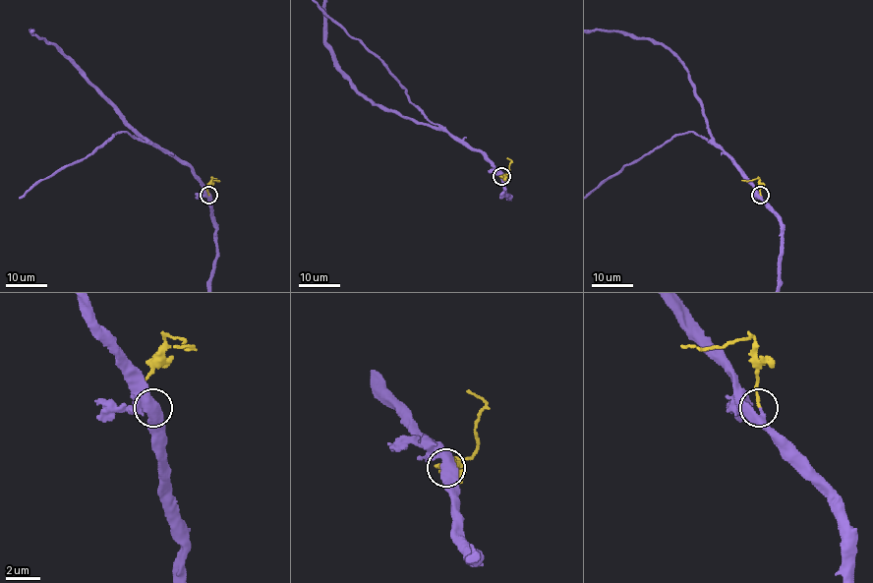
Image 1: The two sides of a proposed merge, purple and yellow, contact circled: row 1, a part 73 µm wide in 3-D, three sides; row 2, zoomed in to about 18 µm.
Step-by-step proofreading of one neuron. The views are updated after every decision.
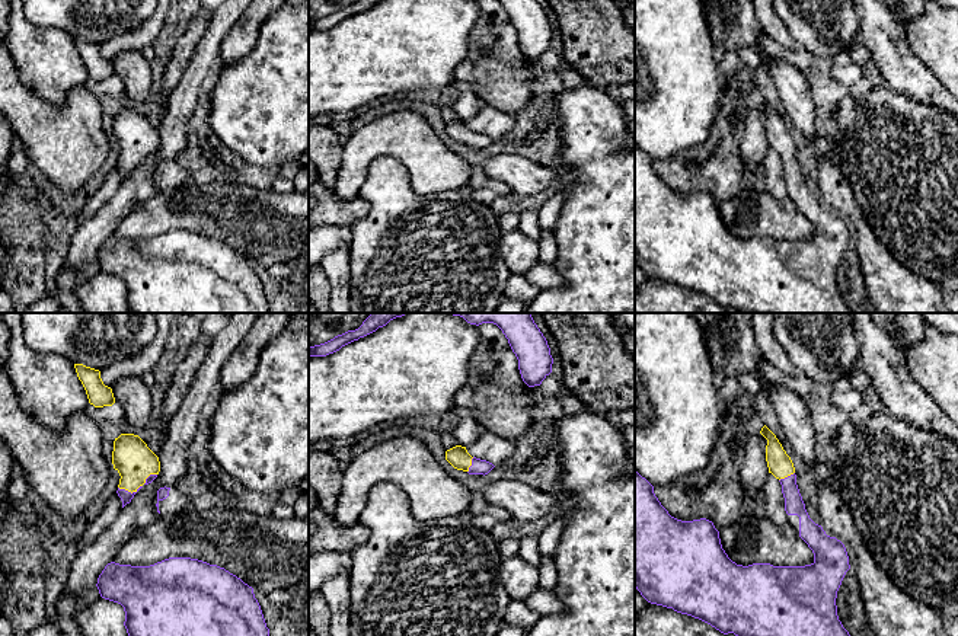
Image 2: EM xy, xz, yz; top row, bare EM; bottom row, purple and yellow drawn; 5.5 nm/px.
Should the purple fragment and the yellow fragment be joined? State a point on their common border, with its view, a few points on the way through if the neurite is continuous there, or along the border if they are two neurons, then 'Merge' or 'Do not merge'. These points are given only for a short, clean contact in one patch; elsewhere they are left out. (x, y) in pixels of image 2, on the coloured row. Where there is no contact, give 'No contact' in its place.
Touches purple at xy (139, 488). Path across: xy (125, 497), (139, 488), (131, 457). Merge

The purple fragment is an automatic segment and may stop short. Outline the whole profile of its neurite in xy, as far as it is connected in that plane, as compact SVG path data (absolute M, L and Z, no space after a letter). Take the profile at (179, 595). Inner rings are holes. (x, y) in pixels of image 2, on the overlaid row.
M169 557L150 566L111 562L96 587L102 598L124 607L128 636L269 636L253 588L198 559Z

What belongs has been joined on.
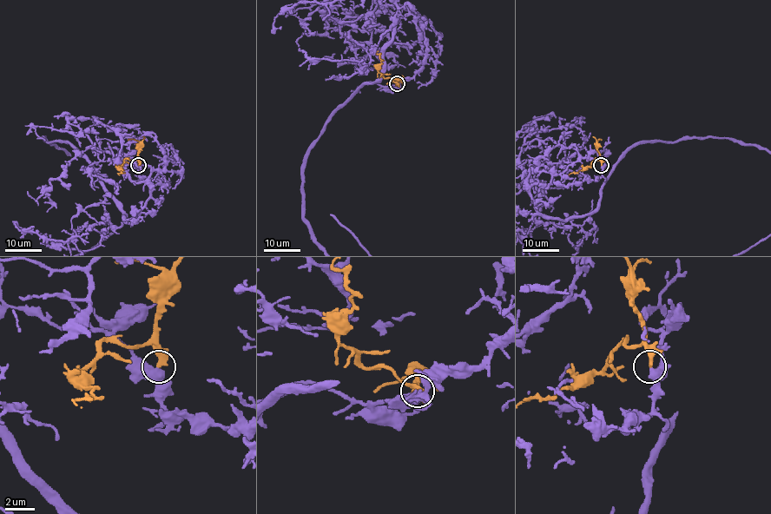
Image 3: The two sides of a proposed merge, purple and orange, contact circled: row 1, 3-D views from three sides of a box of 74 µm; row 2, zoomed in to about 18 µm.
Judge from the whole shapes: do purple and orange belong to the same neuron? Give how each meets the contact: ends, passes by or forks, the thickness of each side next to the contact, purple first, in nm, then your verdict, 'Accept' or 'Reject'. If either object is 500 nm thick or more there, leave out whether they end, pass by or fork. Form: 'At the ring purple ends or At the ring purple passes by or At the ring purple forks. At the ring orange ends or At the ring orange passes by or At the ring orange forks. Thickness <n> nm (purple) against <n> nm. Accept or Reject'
At the ring purple passes by. At the ring orange ends. Thickness 460 nm (purple) against 380 nm. Accept

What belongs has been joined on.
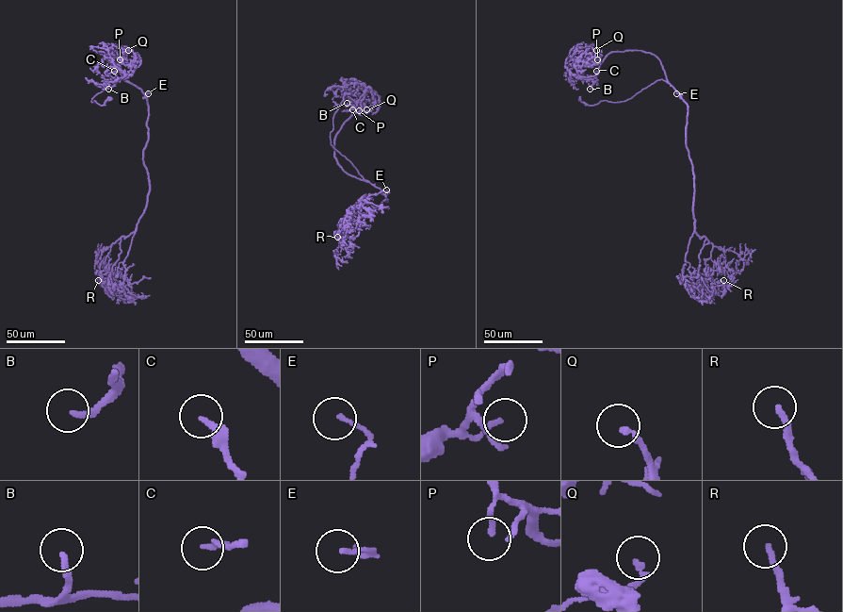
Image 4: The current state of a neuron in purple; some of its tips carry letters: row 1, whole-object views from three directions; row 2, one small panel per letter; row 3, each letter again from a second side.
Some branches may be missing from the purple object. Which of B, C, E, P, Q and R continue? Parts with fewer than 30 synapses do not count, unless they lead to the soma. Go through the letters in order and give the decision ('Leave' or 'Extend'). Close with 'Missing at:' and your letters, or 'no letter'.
B: Extend
C: Extend
E: Leave
P: Leave
Q: Leave
R: Extend
Missing at: B, C, R

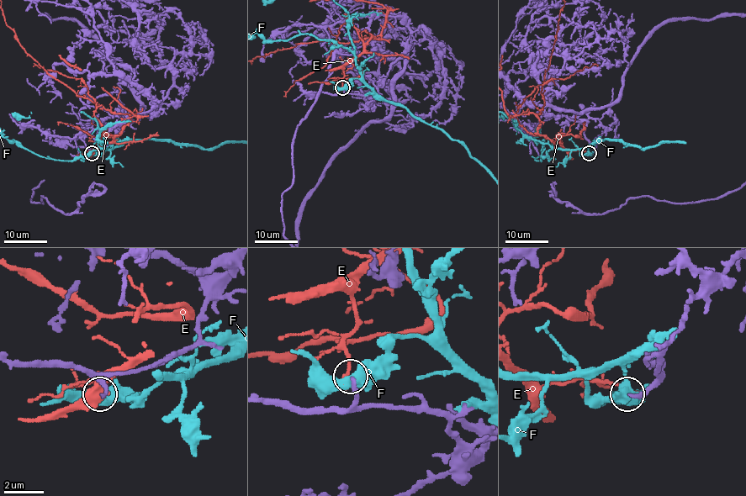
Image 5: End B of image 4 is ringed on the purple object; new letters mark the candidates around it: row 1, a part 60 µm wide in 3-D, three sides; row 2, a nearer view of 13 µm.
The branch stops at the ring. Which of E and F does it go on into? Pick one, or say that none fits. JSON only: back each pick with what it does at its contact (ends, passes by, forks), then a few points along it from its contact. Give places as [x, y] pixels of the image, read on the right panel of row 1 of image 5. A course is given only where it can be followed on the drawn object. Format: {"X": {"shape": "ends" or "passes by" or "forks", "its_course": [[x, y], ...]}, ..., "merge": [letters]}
{"merge": []}

